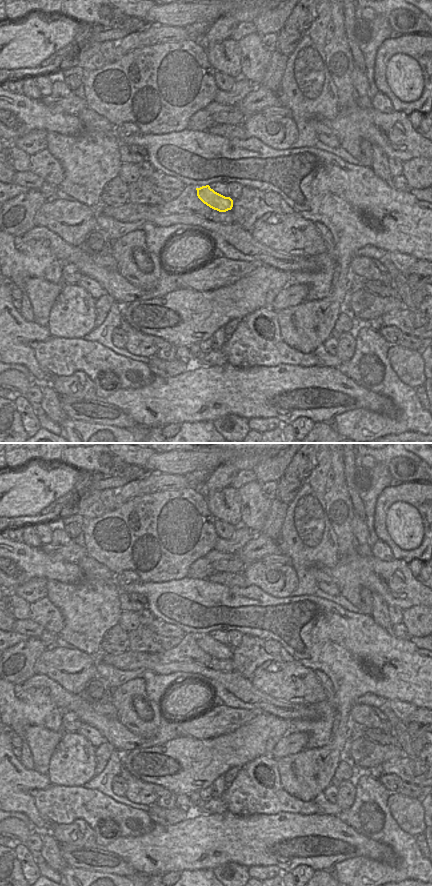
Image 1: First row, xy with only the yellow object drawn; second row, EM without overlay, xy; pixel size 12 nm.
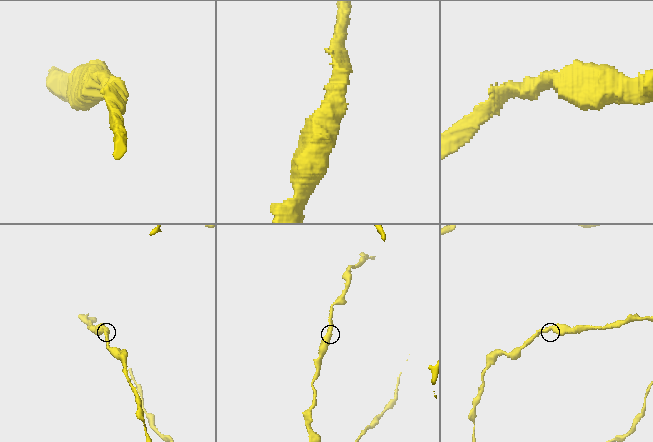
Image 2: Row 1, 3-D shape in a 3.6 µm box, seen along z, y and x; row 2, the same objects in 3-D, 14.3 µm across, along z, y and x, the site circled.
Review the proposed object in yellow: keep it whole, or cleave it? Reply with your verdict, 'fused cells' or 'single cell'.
single cell

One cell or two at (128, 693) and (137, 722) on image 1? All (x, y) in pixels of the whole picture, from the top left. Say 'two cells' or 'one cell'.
one cell

